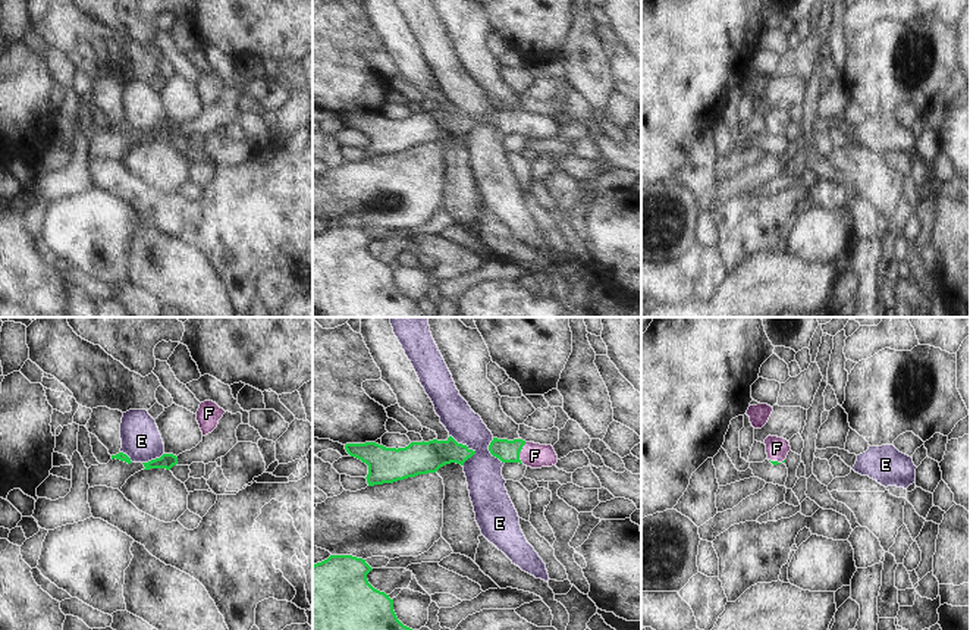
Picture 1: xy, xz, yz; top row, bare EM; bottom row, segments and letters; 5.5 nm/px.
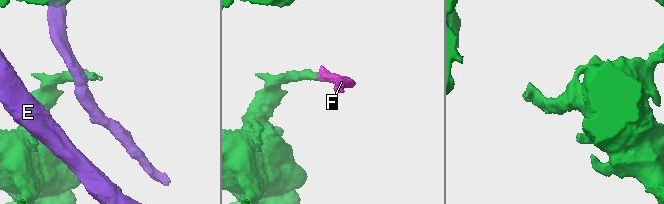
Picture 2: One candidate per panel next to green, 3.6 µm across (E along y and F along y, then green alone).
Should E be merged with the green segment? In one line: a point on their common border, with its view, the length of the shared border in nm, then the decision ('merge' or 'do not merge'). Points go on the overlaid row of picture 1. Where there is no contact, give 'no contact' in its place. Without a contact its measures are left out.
xz (467, 447) | 190 nm | do not merge

